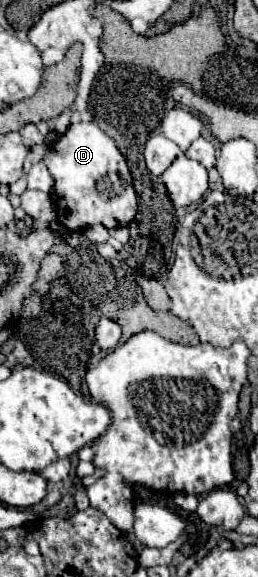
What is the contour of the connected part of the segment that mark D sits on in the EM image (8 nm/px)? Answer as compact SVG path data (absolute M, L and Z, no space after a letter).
M77 122L67 128L67 132L49 148L49 152L43 158L45 166L49 168L51 176L55 178L53 186L53 200L63 214L61 224L69 232L83 232L87 226L103 224L107 228L119 228L127 226L135 214L137 214L137 192L133 190L131 172L127 168L127 162L115 142L95 124L95 122Z

